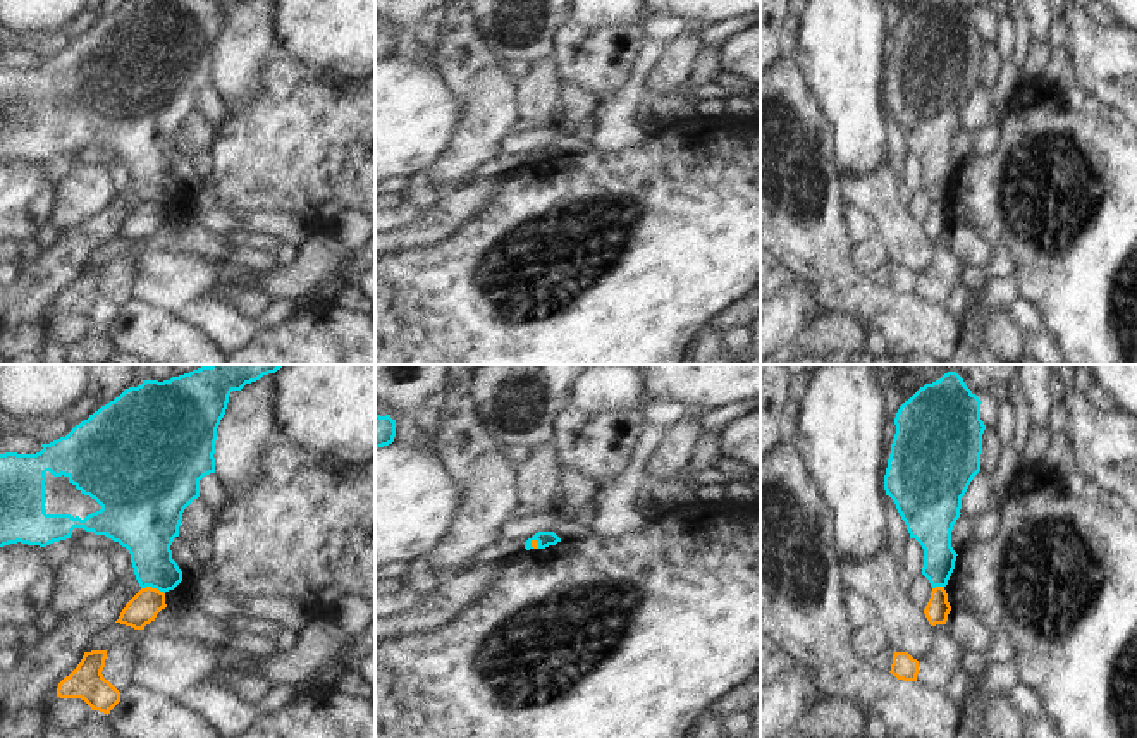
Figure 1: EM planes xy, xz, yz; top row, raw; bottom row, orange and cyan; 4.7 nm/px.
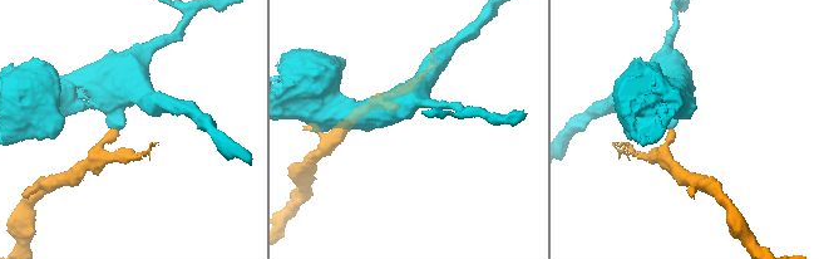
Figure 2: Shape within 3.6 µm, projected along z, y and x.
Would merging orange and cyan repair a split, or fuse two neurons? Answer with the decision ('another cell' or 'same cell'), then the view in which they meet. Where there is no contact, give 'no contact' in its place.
another cell; contact in xy

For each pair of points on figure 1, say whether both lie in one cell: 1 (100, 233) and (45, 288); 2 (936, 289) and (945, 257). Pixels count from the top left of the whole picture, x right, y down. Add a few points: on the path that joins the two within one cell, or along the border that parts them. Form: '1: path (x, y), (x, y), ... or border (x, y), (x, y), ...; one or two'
1: path (85, 243), (55, 272); one
2: path (941, 281), (945, 265); one

